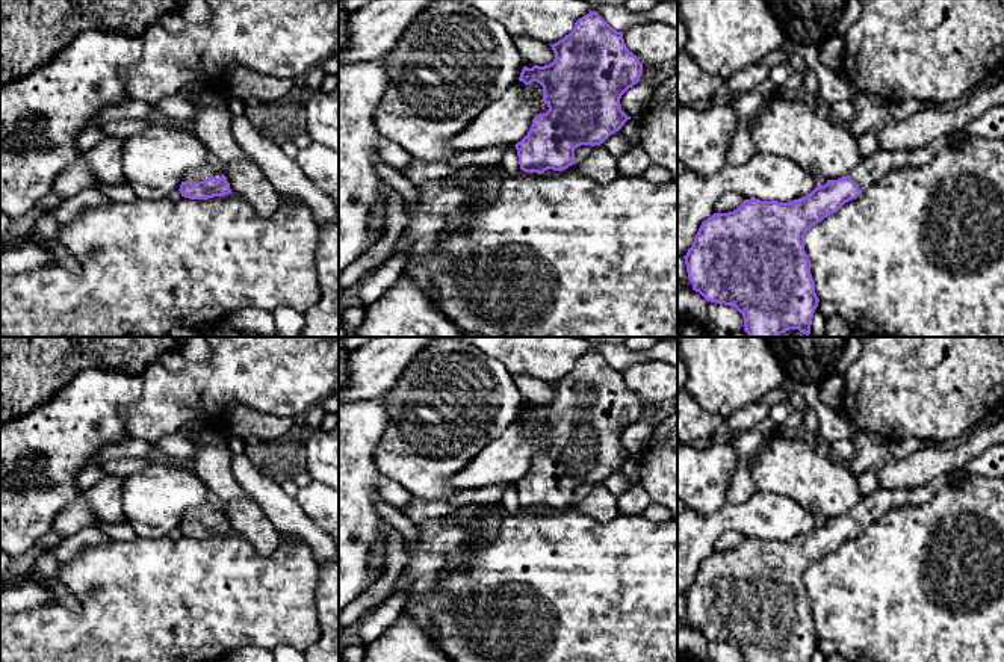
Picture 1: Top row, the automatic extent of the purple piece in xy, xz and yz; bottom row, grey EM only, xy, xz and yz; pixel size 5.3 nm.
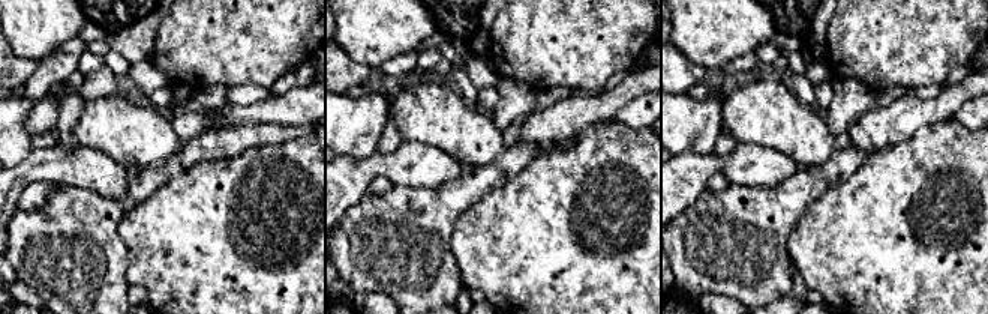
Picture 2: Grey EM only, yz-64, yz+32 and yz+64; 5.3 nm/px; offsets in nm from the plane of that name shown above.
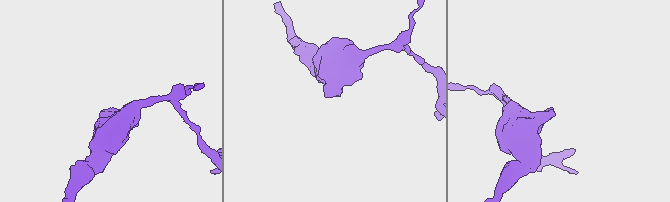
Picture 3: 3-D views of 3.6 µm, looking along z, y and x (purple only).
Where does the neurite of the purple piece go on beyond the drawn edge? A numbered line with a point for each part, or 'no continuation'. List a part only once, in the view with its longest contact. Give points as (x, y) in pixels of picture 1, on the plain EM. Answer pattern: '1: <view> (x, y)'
1: xy (207, 510)

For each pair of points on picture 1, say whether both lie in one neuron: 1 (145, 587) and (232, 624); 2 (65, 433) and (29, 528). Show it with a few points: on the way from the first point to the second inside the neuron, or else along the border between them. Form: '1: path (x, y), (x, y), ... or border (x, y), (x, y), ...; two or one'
1: path (167, 596), (206, 599), (210, 603); one
2: path (61, 457), (61, 485), (43, 504); one

